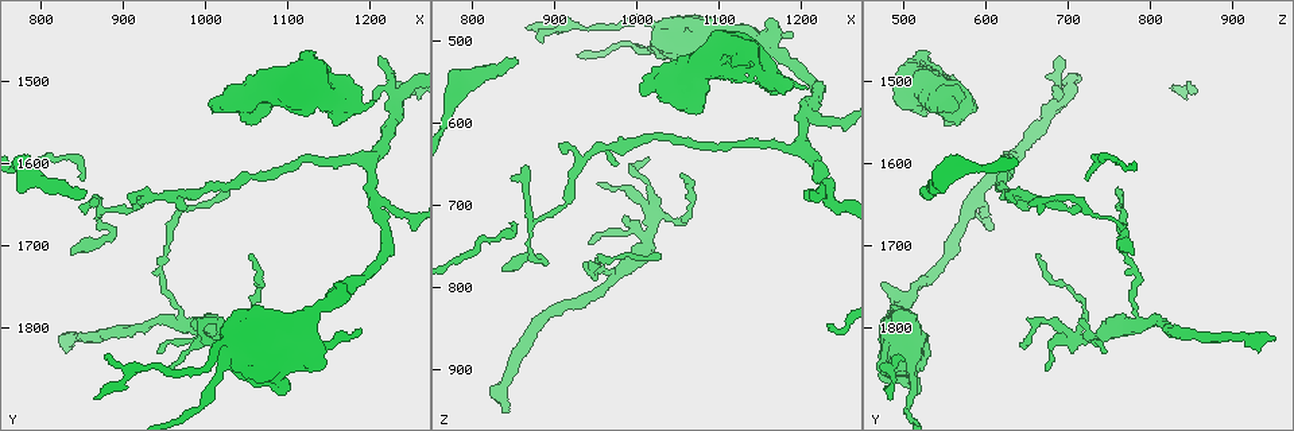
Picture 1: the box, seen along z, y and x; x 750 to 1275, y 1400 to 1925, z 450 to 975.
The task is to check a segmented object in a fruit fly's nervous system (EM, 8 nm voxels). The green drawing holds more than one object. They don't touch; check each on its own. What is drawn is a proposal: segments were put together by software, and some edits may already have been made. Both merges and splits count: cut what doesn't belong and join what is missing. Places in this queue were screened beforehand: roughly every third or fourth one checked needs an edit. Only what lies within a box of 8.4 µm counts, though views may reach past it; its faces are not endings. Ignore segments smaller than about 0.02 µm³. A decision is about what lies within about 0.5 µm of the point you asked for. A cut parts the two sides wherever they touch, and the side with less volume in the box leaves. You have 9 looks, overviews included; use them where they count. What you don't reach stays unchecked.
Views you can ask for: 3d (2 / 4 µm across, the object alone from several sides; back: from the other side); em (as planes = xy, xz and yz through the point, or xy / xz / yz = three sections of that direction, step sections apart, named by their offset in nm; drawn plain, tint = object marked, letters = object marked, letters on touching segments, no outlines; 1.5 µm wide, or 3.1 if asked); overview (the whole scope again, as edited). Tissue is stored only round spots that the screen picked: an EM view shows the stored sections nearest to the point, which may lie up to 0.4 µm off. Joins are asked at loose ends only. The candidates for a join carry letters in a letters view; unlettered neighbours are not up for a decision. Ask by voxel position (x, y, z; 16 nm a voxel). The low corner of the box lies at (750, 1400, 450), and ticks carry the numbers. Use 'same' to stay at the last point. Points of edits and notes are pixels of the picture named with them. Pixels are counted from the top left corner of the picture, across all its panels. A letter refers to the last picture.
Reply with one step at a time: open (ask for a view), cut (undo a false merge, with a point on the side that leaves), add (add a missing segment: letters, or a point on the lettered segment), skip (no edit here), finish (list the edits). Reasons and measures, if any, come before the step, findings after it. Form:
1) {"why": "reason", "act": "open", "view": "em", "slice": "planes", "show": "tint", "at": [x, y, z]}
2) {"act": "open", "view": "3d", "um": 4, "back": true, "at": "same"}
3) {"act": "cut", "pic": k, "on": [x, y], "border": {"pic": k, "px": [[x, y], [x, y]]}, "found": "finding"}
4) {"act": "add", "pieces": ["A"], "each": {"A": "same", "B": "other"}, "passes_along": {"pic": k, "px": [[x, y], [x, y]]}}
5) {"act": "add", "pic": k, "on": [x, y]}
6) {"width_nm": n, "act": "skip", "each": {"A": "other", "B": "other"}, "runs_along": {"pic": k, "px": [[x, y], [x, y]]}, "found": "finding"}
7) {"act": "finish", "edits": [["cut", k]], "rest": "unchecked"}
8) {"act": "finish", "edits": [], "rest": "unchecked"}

{"why": "free end", "act": "open", "view": "3d", "um": 4, "at": [850, 1640, 530]}

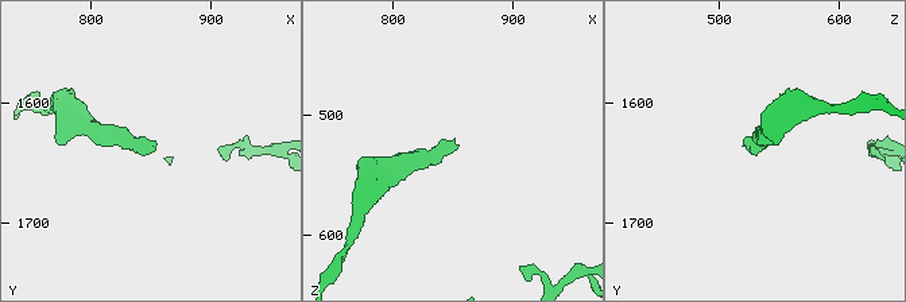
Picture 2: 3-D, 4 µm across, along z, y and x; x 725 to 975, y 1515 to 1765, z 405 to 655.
{"act": "open", "view": "em", "slice": "planes", "show": "tint", "at": [852, 1642, 530]}

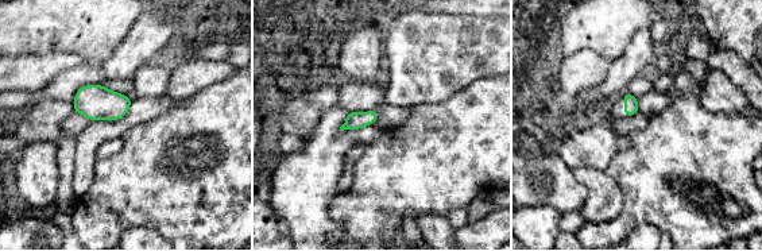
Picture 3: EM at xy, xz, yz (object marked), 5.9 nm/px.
{"why": "what lies round it", "act": "open", "view": "em", "slice": "planes", "show": "letters", "at": "same"}

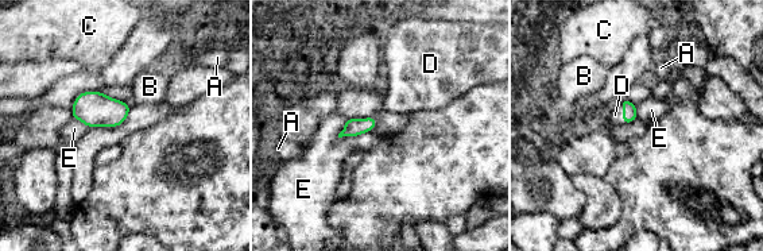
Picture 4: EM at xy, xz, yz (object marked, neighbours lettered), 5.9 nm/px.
{"act": "add", "pieces": ["D"], "each": {"A": "other", "B": "other", "C": "other", "D": "same", "E": "other"}, "passes_along": {"pic": 4, "px": [[628, 108], [623, 112], [615, 115]]}, "found": "the neuron continues"}

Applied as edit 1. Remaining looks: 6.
{"act": "open", "view": "overview"}

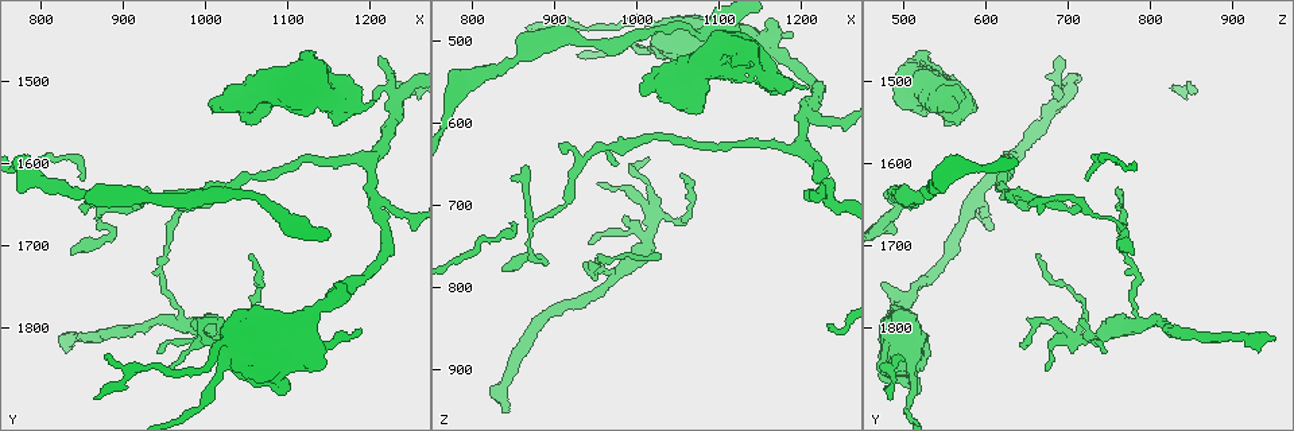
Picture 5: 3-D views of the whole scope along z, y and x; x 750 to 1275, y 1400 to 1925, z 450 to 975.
{"why": "sudden change in width", "act": "open", "view": "3d", "um": 4, "back": true, "at": [1135, 1780, 495]}

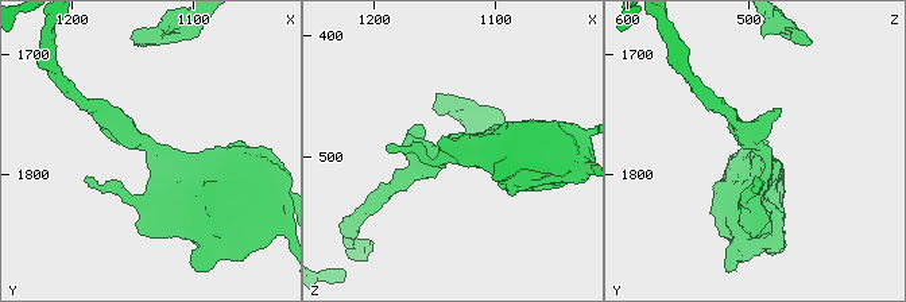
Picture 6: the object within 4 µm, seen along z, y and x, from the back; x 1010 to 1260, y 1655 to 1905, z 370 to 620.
{"act": "open", "view": "em", "slice": "xz", "step": 4, "show": "tint", "at": [1134, 1776, 492]}

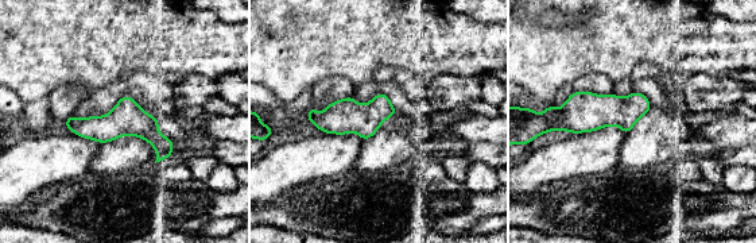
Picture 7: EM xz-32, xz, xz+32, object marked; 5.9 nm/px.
{"act": "open", "view": "em", "slice": "planes", "show": "letters", "at": "same"}

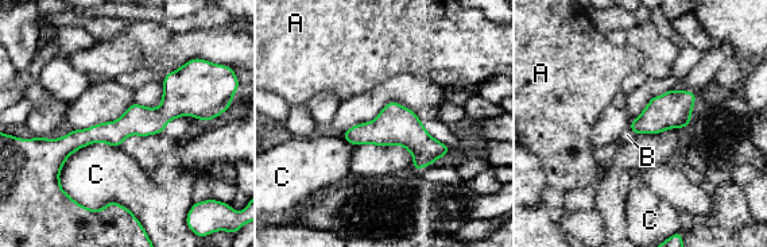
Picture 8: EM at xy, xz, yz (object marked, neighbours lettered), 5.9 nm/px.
{"act": "skip", "each": {"A": "other", "B": "other", "C": "other"}, "border": {"pic": 8, "px": [[64, 161], [74, 200], [138, 219]]}, "found": "all the same neuron"}

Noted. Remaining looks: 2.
{"why": "branch stops here", "act": "open", "view": "3d", "um": 4, "at": [1050, 1710, 665]}

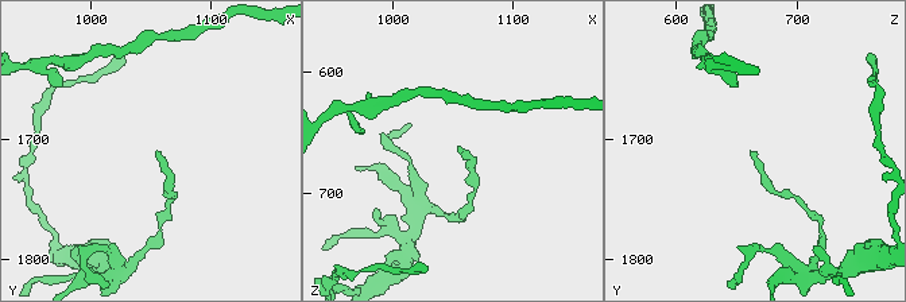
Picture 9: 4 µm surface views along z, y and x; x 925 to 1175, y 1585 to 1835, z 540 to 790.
{"act": "open", "view": "em", "slice": "xz", "step": 4, "show": "letters", "at": [1054, 1712, 660]}

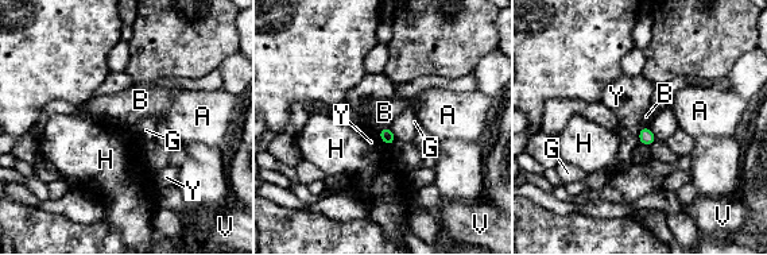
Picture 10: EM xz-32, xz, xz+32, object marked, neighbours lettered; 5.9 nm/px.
{"act": "skip", "each": {"A": "other", "B": "other", "G": "other", "H": "other", "V": "other", "Y": "other"}, "border": {"pic": 10, "px": [[388, 126], [380, 130]]}, "found": "none of them fits"}

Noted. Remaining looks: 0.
{"act": "finish", "edits": [["add", 4]], "rest": "unchecked"}

